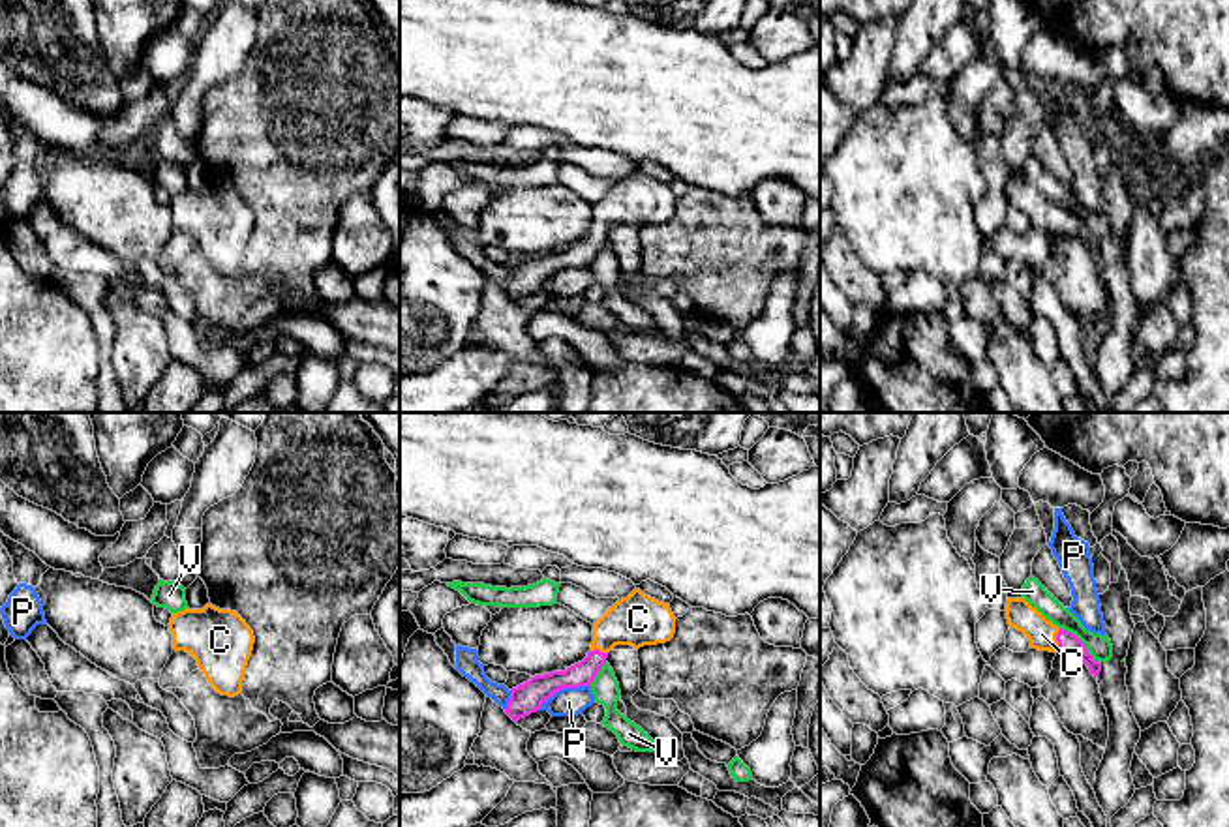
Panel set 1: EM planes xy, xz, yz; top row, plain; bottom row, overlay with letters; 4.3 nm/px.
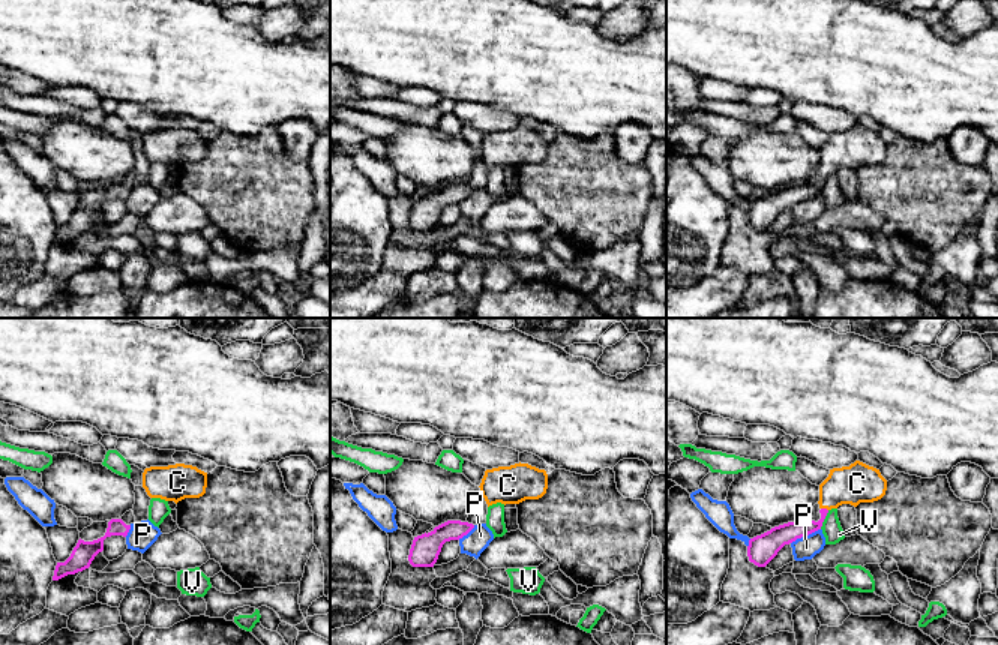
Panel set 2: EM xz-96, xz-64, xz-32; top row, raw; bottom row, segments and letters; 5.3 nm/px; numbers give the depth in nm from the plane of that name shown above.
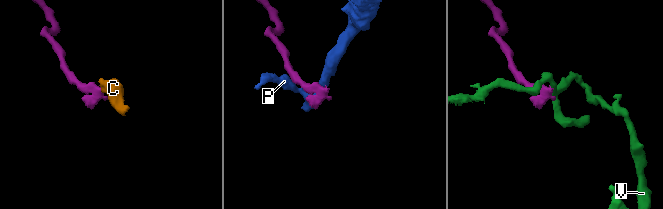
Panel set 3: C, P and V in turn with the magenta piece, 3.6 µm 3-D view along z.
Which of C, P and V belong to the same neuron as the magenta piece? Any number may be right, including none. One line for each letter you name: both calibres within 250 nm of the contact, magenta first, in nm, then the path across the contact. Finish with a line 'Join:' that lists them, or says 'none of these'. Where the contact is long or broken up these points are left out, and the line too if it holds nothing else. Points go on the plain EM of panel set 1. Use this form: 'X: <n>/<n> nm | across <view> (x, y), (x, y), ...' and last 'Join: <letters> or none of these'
C: 90/130 nm | across yz (1070, 224), (1057, 220), (1042, 214)
Join: C

